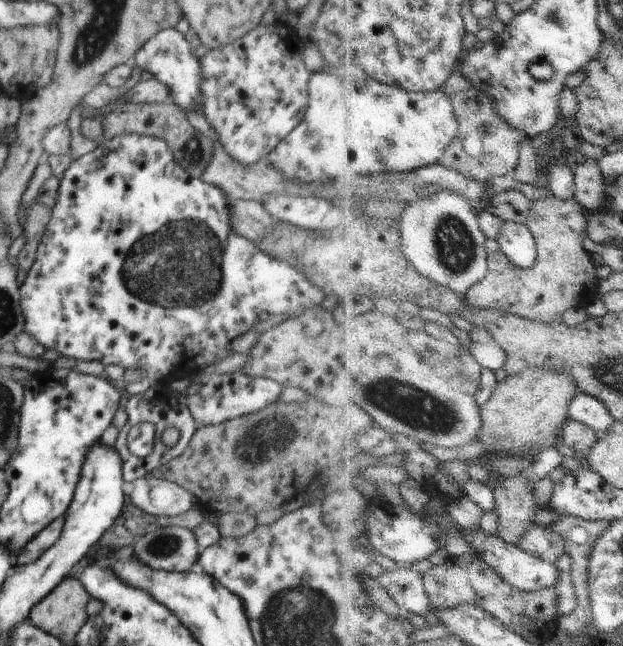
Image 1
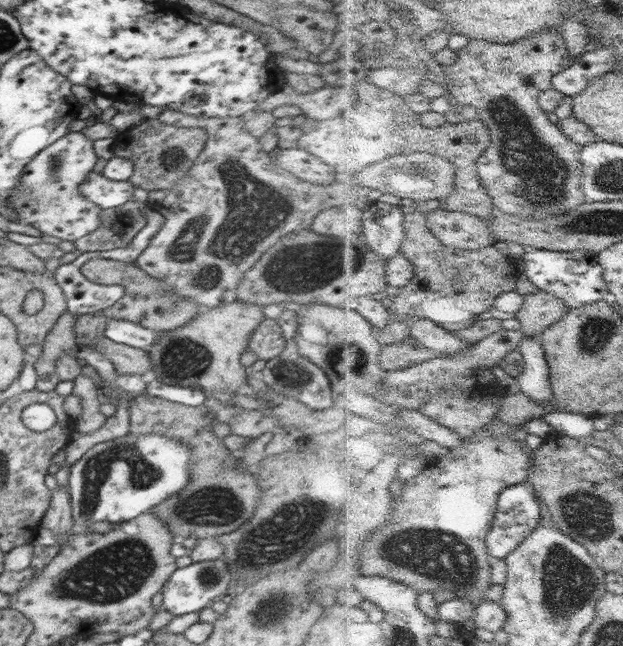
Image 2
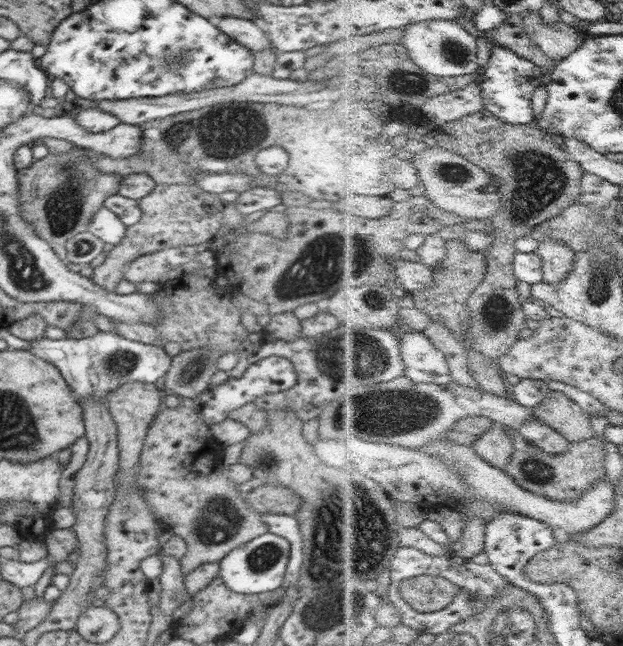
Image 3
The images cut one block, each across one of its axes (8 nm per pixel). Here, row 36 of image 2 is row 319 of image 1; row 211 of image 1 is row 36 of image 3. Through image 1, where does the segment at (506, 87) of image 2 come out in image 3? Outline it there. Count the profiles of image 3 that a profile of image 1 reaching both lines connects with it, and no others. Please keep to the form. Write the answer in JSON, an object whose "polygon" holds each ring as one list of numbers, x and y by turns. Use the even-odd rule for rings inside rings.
{"polygon":[[542,12,528,15,524,22,526,36,534,40,556,62,580,49,588,37,581,28,566,24,565,21,546,24]]}

